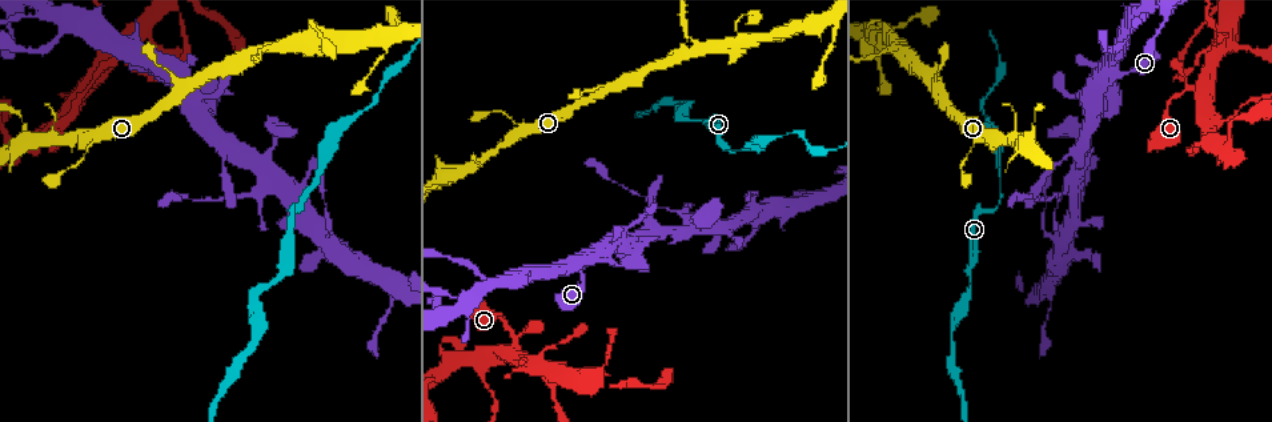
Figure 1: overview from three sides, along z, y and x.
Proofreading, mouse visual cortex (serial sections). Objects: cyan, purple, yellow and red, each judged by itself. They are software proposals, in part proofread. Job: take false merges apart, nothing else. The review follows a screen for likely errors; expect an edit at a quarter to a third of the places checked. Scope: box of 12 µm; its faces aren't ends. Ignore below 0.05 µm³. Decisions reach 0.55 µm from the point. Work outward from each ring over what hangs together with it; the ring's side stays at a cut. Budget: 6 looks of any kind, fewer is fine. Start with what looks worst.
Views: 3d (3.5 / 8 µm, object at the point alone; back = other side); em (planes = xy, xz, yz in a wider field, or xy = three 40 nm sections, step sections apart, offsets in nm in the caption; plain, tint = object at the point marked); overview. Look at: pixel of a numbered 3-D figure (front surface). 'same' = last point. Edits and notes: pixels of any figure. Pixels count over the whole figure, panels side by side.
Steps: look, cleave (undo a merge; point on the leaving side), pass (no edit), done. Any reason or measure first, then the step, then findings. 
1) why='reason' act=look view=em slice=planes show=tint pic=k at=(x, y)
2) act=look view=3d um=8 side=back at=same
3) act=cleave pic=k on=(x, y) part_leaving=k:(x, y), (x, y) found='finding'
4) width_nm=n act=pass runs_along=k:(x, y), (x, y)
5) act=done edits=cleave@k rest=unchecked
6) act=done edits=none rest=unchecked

why='four arms meet' act=look view=3d um=3.5 pic=1 at=(89, 87)

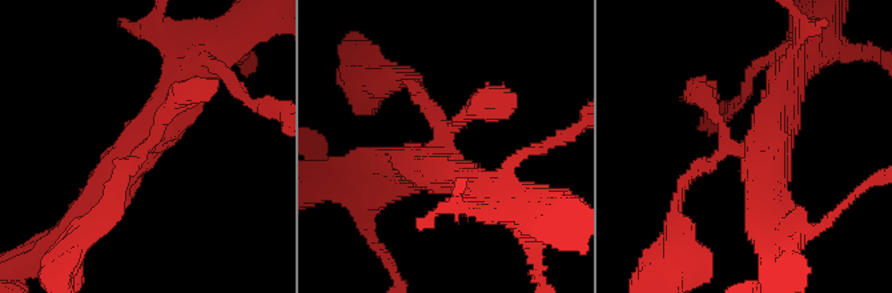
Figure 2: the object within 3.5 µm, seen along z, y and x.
arms=4 arm_widths_nm=200,200,400,400 why='need the tissue' act=look view=em slice=xy step=1 show=tint pic=2 at=(439, 156)

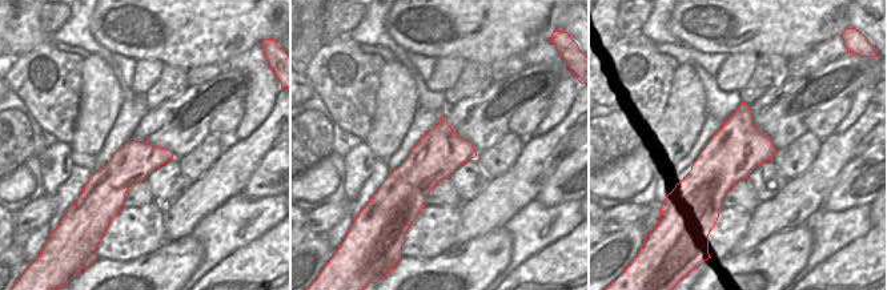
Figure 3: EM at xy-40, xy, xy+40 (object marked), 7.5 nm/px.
width_nm=360 act=pass runs_along=2:(687, 177), (770, 136), (787, 83) found='one cell here'

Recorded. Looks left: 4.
why='narrows sharply' act=look view=3d um=3.5 pic=1 at=(239, 197)

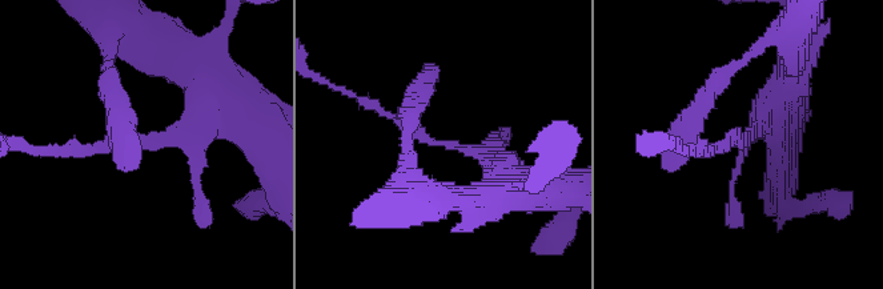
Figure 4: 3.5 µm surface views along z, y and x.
arm_widths_nm=100,300 why='need the tissue' act=look view=em slice=xy step=2 show=plain pic=4 at=(743, 144)

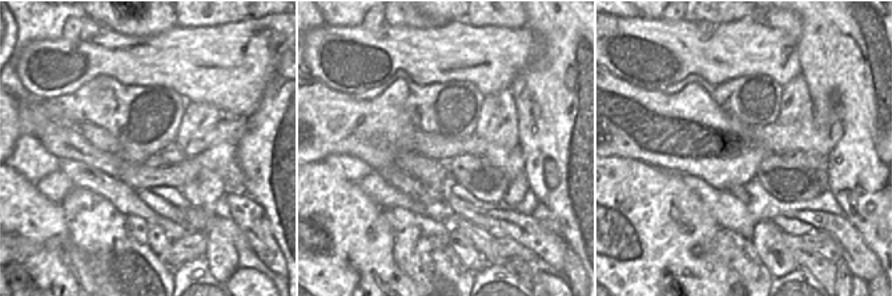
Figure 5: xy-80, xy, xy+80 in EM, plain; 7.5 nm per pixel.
why='with the object marked' act=look view=em slice=xy step=2 show=tint at=same

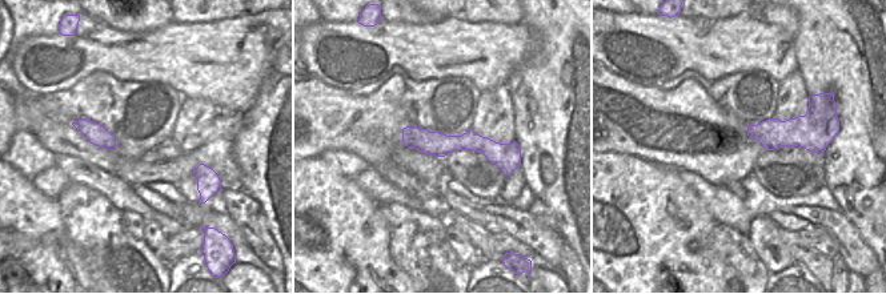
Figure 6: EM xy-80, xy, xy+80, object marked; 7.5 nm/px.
act=pass found='continuous, no second cell'

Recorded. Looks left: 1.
act=done edits=none rest=unchecked

